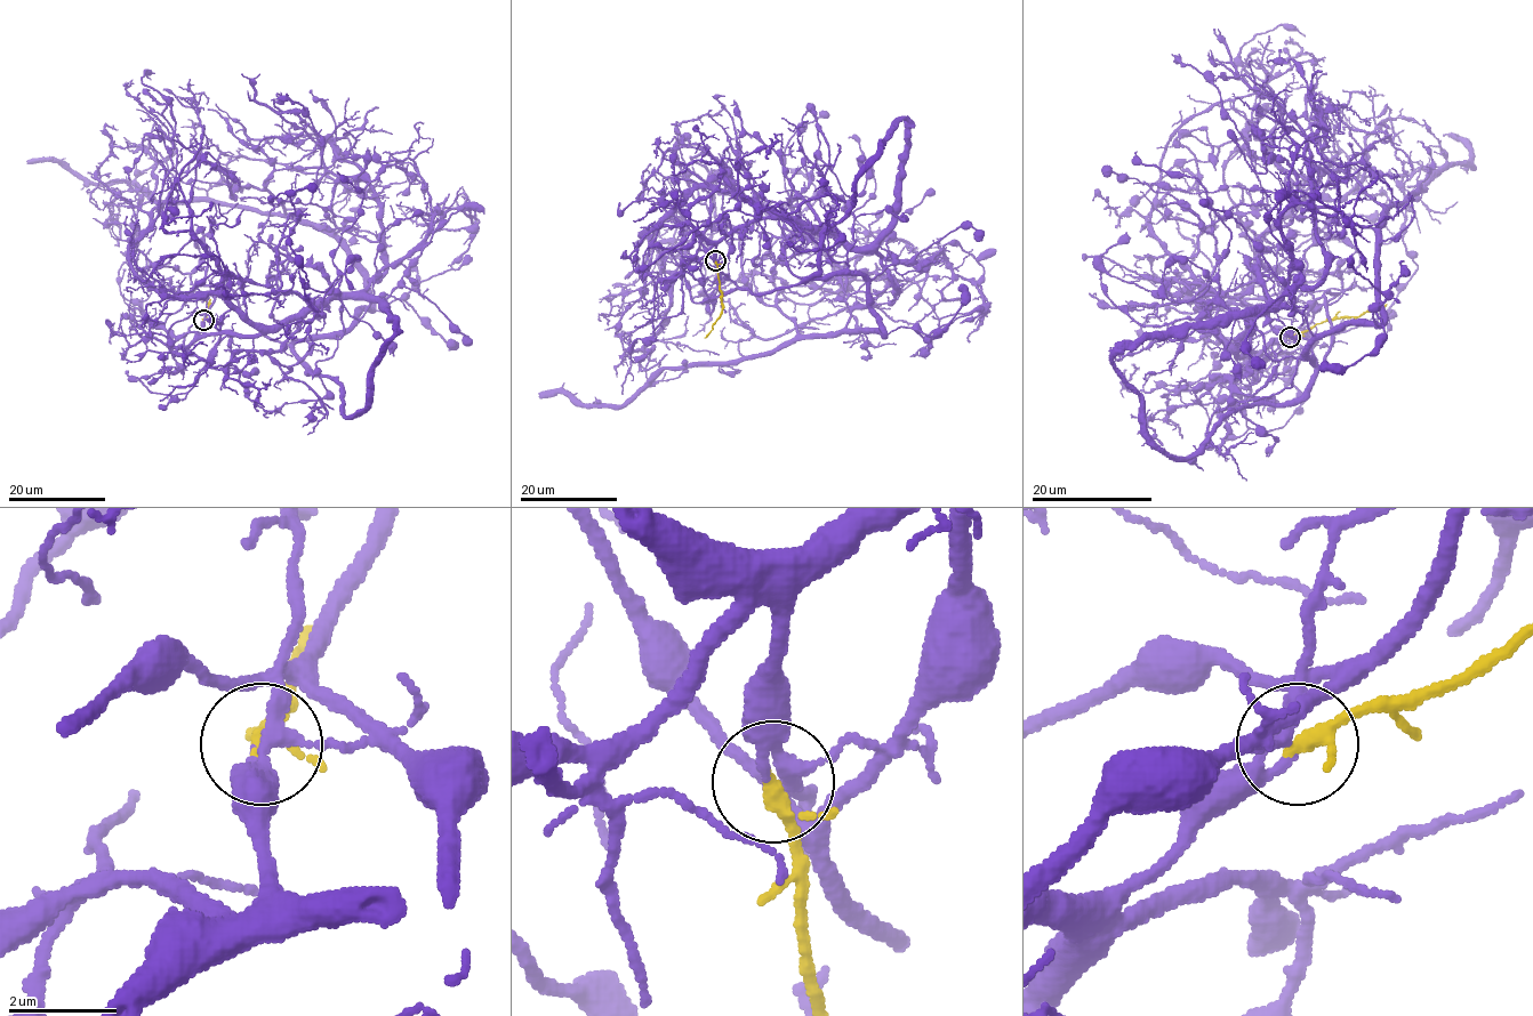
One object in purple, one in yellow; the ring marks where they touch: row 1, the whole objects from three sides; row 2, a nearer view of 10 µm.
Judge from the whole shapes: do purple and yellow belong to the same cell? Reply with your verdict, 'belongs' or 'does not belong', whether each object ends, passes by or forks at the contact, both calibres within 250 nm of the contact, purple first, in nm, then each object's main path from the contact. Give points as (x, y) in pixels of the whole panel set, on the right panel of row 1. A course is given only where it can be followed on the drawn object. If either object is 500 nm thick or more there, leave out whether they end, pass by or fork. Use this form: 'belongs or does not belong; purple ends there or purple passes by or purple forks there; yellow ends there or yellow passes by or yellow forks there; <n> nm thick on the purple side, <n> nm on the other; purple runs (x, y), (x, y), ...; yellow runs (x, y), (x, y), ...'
belongs; purple passes by; yellow passes by; 140 nm thick on the purple side, 240 nm on the other; purple runs (1290, 337), (1235, 355), (1274, 303), (1326, 271), (1305, 154), (1322, 131), (1329, 145), (1258, 103); yellow runs (1290, 337), (1332, 319), (1356, 317), (1387, 304)

